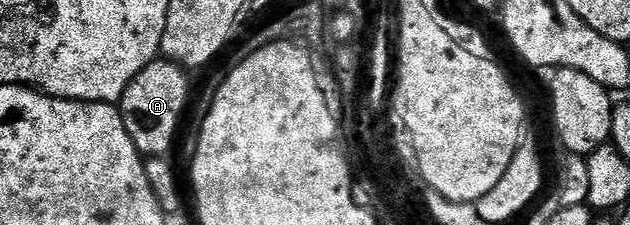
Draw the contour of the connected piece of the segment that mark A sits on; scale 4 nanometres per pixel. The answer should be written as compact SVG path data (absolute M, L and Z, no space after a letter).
M156 59L128 83L120 102L120 112L124 127L143 158L166 157L173 150L188 109L186 100L190 97L190 81L186 77L189 77L187 70L181 65Z

